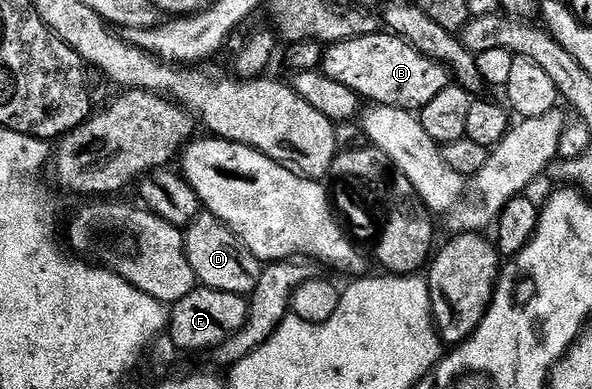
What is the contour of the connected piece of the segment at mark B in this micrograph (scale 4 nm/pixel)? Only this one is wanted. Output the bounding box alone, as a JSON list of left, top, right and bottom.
[370,32,450,114]

